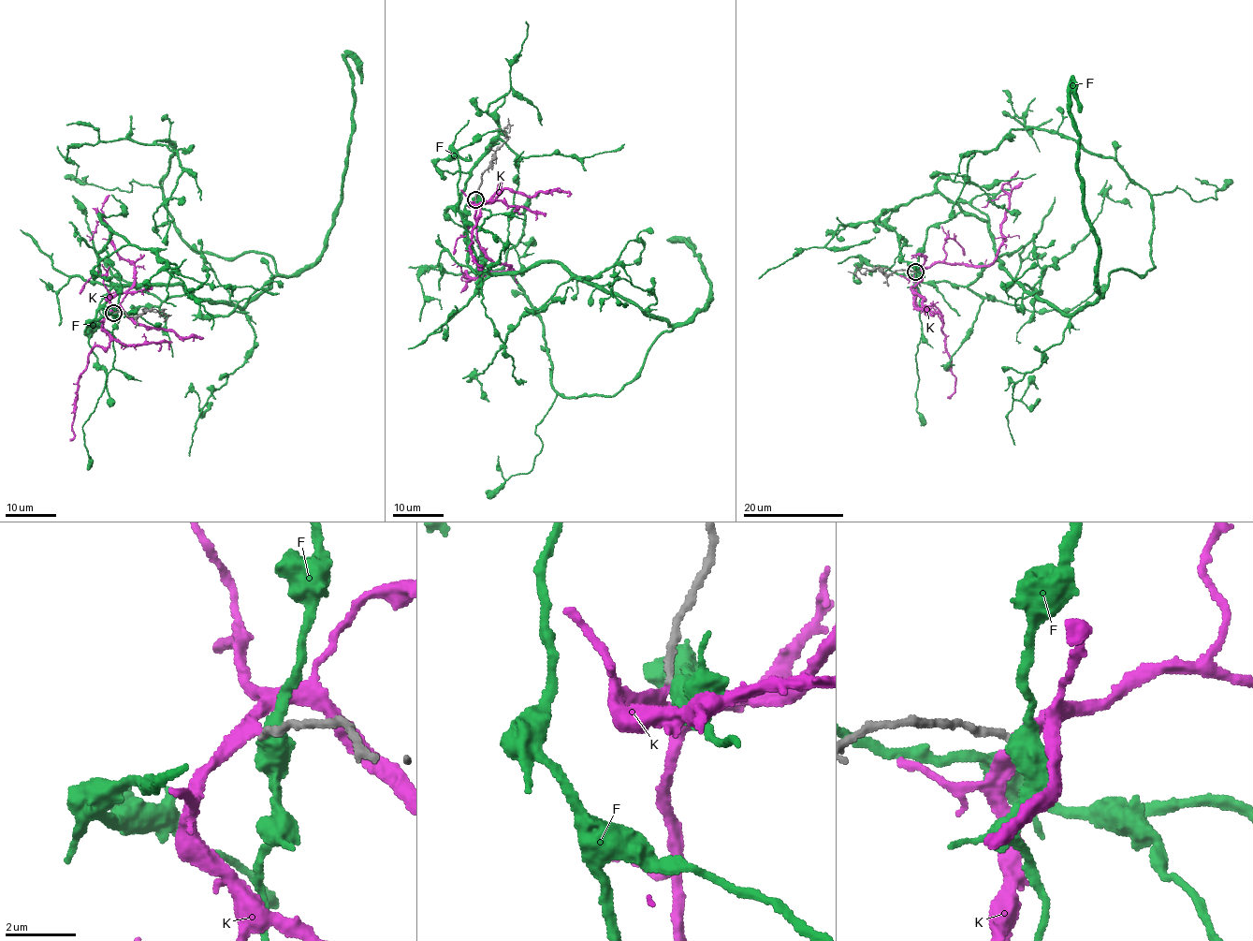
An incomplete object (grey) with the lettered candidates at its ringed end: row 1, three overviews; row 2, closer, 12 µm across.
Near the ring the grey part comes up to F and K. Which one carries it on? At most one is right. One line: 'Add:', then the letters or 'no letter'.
Add: K

